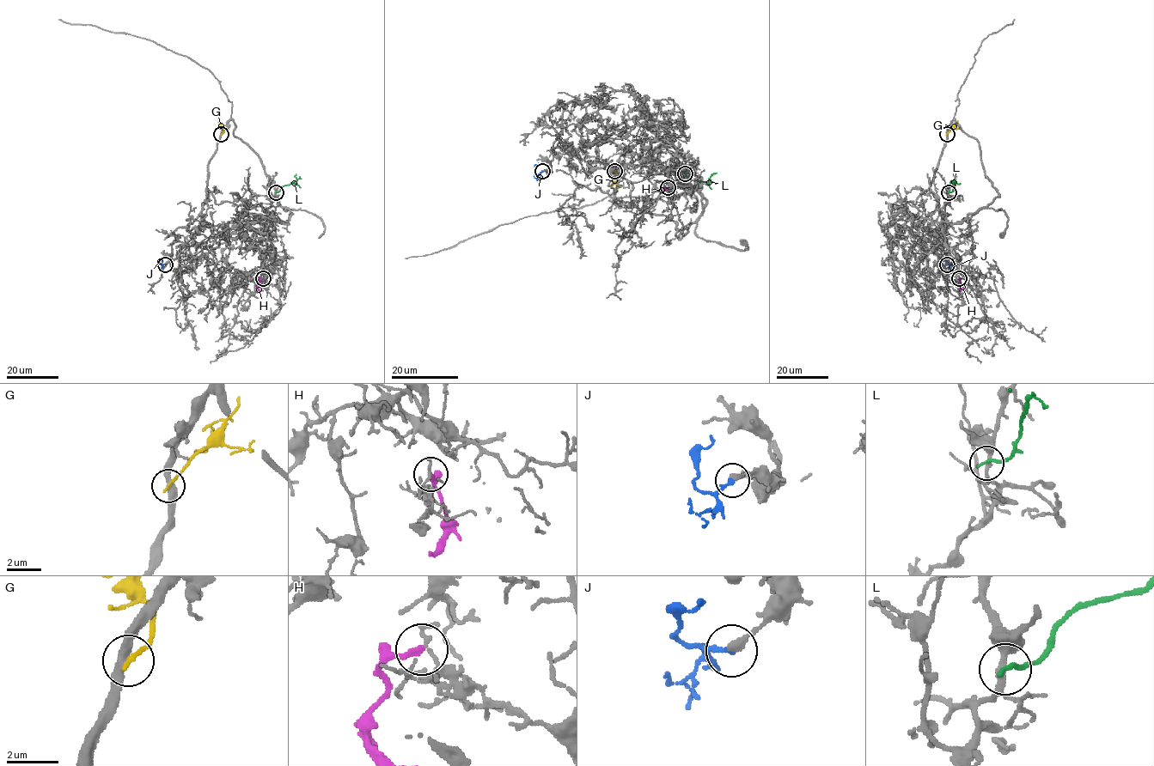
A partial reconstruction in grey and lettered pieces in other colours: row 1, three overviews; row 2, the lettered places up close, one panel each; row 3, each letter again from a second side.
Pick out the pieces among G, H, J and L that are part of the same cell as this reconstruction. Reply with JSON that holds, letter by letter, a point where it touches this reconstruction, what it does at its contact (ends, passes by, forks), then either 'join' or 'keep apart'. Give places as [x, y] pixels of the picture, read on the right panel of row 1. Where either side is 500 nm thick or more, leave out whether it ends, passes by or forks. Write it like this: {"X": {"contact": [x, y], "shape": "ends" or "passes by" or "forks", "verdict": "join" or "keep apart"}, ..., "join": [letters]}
{"G": {"contact": [947, 134], "shape": "ends", "verdict": "keep apart"}, "H": {"contact": [959, 278], "shape": "ends", "verdict": "keep apart"}, "J": {"contact": [947, 264], "shape": "ends", "verdict": "keep apart"}, "L": {"contact": [949, 192], "shape": "ends", "verdict": "keep apart"}, "join": []}

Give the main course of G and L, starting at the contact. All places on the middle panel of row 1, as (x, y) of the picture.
G: (615, 171), (618, 178), (611, 185)
L: (685, 173), (693, 180), (707, 183), (709, 178), (717, 173)

